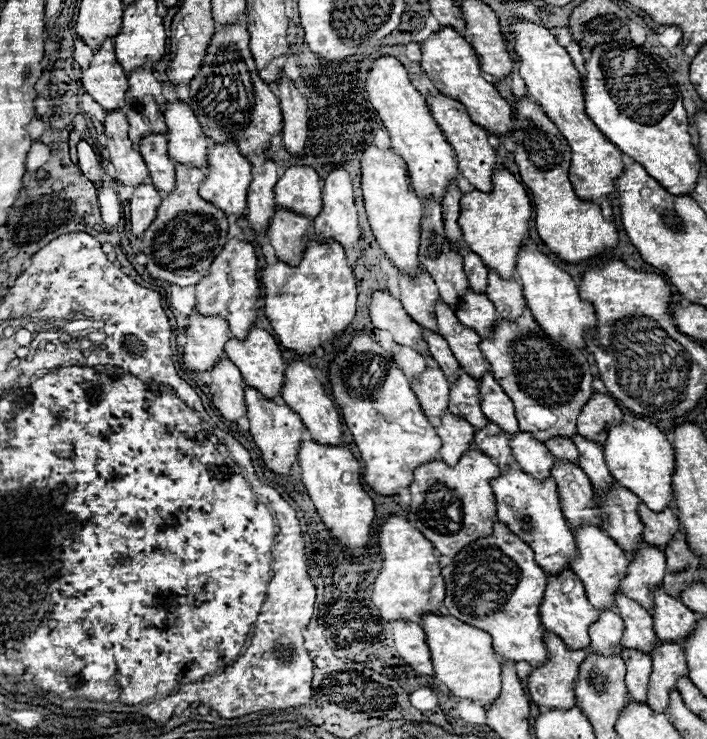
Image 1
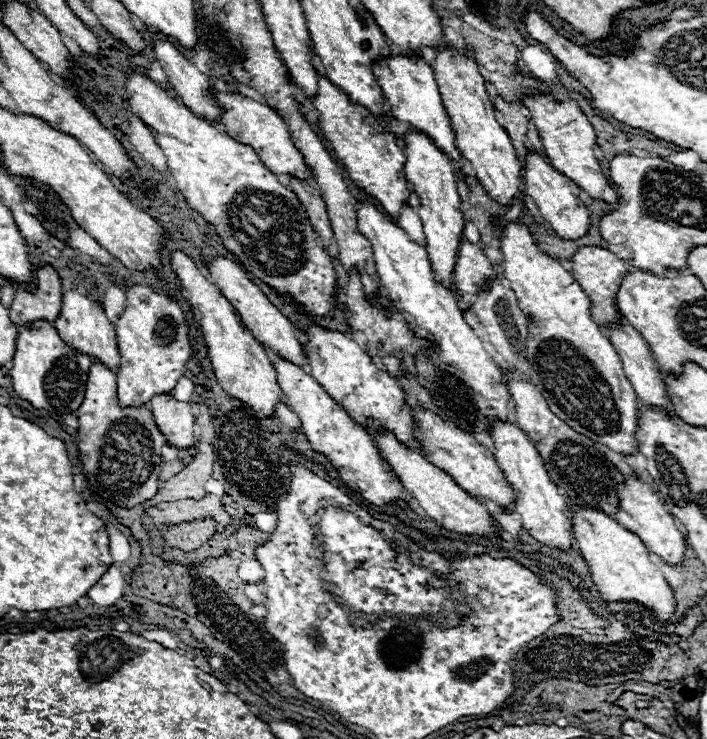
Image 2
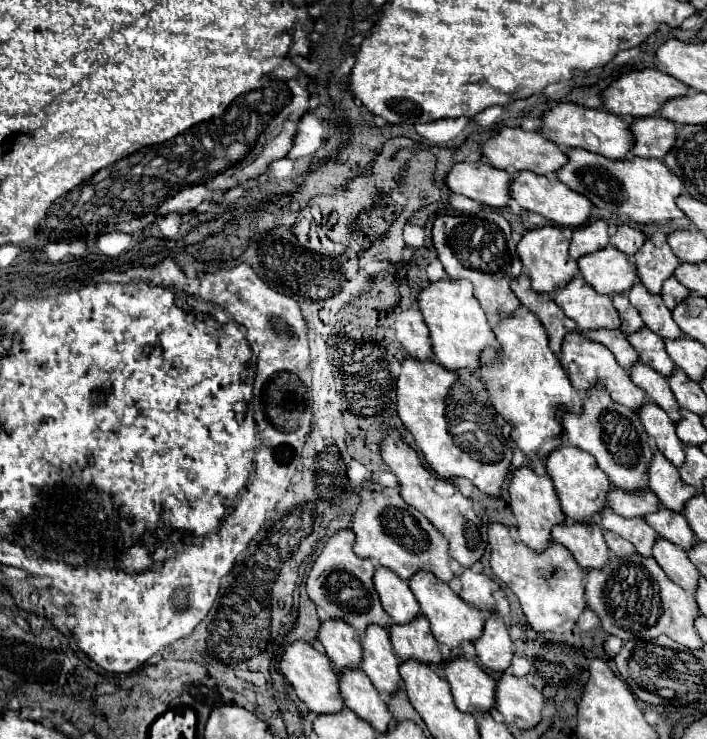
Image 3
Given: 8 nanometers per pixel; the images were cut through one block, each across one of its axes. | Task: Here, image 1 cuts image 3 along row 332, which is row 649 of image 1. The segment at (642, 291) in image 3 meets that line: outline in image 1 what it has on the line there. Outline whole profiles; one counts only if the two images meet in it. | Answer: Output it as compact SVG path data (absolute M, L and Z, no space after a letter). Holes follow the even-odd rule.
M658 644L652 656L652 674L648 688L648 706L654 712L666 712L670 702L670 692L676 690L680 678L688 678L688 662L682 646L678 644Z

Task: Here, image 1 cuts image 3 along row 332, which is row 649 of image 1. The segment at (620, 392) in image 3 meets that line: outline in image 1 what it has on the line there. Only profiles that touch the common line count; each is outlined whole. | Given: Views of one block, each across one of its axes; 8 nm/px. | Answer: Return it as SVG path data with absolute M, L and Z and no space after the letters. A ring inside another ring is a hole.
M566 570L564 576L558 576L558 578L550 576L548 578L544 600L540 606L540 616L542 616L544 628L548 632L560 636L564 640L564 644L568 646L568 650L584 650L590 644L590 626L594 622L598 622L600 612L588 602L580 578L574 572Z

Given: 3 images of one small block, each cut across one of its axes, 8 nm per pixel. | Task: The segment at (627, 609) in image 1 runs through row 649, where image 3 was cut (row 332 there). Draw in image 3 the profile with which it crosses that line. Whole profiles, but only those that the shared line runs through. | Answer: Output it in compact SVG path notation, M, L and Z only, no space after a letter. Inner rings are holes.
M640 328L638 332L628 334L626 338L630 340L632 348L638 352L638 360L650 364L662 376L670 376L670 372L674 370L674 362L666 354L662 338L658 334L650 332L648 328Z

